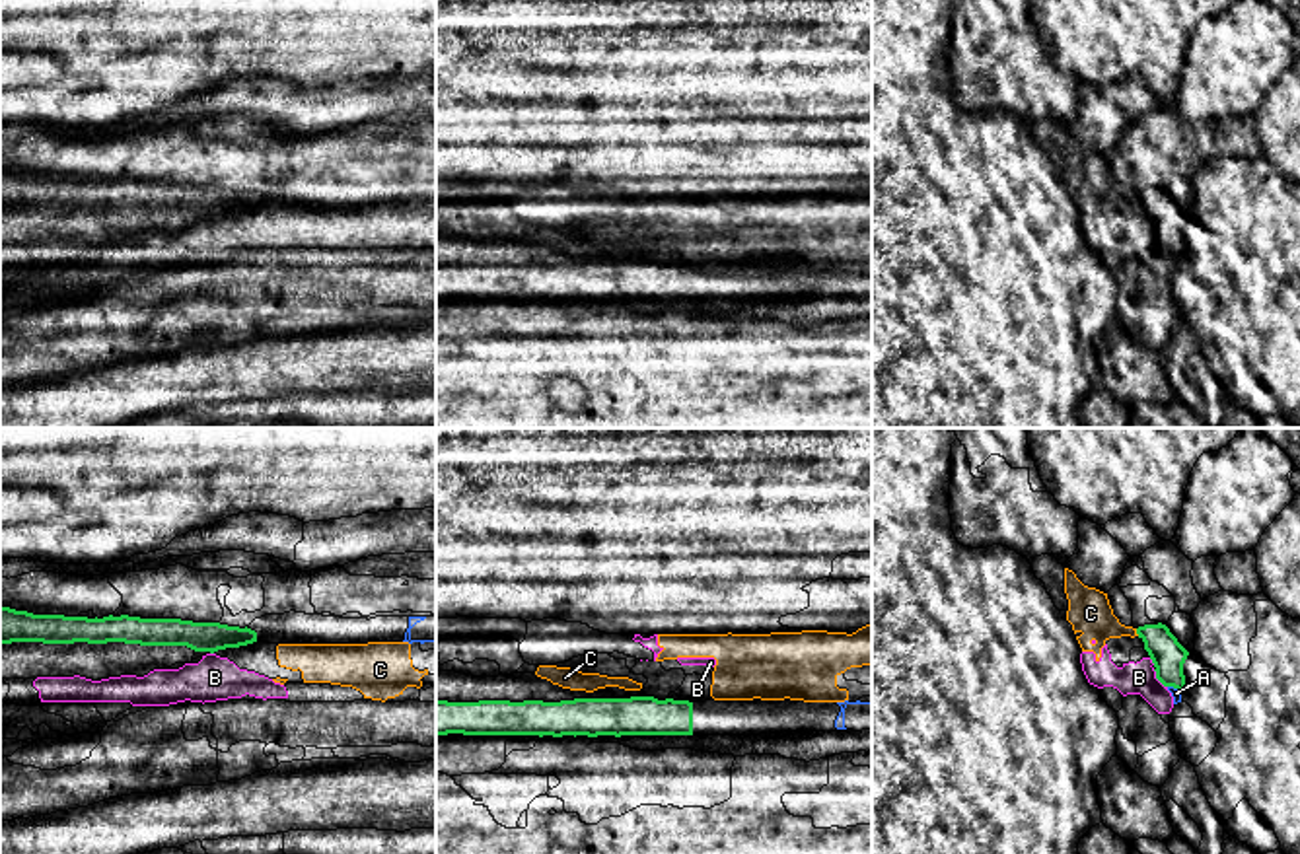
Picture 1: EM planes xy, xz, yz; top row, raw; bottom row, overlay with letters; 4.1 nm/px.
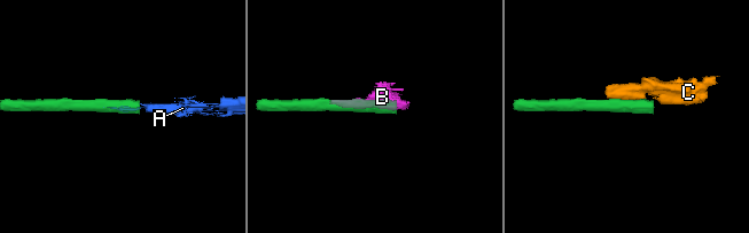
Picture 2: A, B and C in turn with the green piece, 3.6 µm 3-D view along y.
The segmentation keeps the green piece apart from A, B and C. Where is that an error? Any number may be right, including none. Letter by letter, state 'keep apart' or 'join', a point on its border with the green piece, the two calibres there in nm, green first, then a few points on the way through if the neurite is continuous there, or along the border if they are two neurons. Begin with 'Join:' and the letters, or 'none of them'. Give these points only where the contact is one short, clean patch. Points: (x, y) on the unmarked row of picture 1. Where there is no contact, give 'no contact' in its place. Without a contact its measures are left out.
Join: A
A: join; meets green in yz at (1174, 251); 140 nm thick on the green side, 40 nm on the other; runs through yz (1168, 220), (1174, 251), (1176, 257)
B: keep apart; meets green in yz at (1158, 244); 140 nm thick on the green side, 130 nm on the other
C: keep apart; meets green in yz at (1137, 197); 140 nm thick on the green side, 180 nm on the other; border along yz (1135, 193), (1139, 199)

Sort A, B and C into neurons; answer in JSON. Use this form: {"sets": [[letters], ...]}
{"sets": [["A"], ["B", "C"]]}

